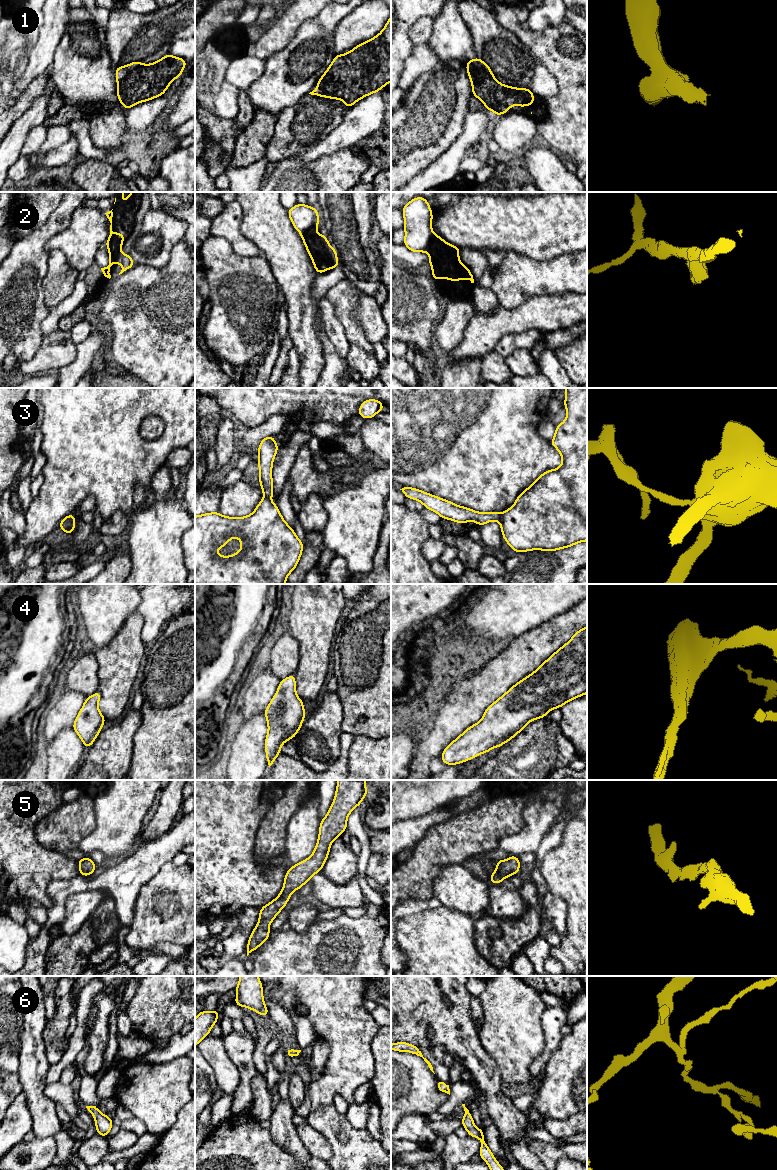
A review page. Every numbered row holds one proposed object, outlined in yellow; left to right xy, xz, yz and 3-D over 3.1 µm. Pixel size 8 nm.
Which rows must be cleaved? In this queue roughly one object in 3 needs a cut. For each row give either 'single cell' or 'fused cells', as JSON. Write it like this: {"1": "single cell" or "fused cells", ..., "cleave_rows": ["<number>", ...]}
{"1": "single cell", "2": "fused cells", "3": "fused cells", "4": "single cell", "5": "single cell", "6": "single cell", "cleave_rows": ["2", "3"]}

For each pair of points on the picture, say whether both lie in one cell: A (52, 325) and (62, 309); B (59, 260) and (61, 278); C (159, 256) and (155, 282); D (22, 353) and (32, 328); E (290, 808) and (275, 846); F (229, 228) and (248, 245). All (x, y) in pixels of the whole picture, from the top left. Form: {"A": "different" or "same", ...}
{"A": "same", "B": "same", "C": "different", "D": "same", "E": "same", "F": "same"}

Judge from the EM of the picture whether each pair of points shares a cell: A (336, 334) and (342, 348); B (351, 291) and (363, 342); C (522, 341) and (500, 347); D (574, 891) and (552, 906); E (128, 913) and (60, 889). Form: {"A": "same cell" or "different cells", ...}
{"A": "same cell", "B": "same cell", "C": "same cell", "D": "different cells", "E": "same cell"}

